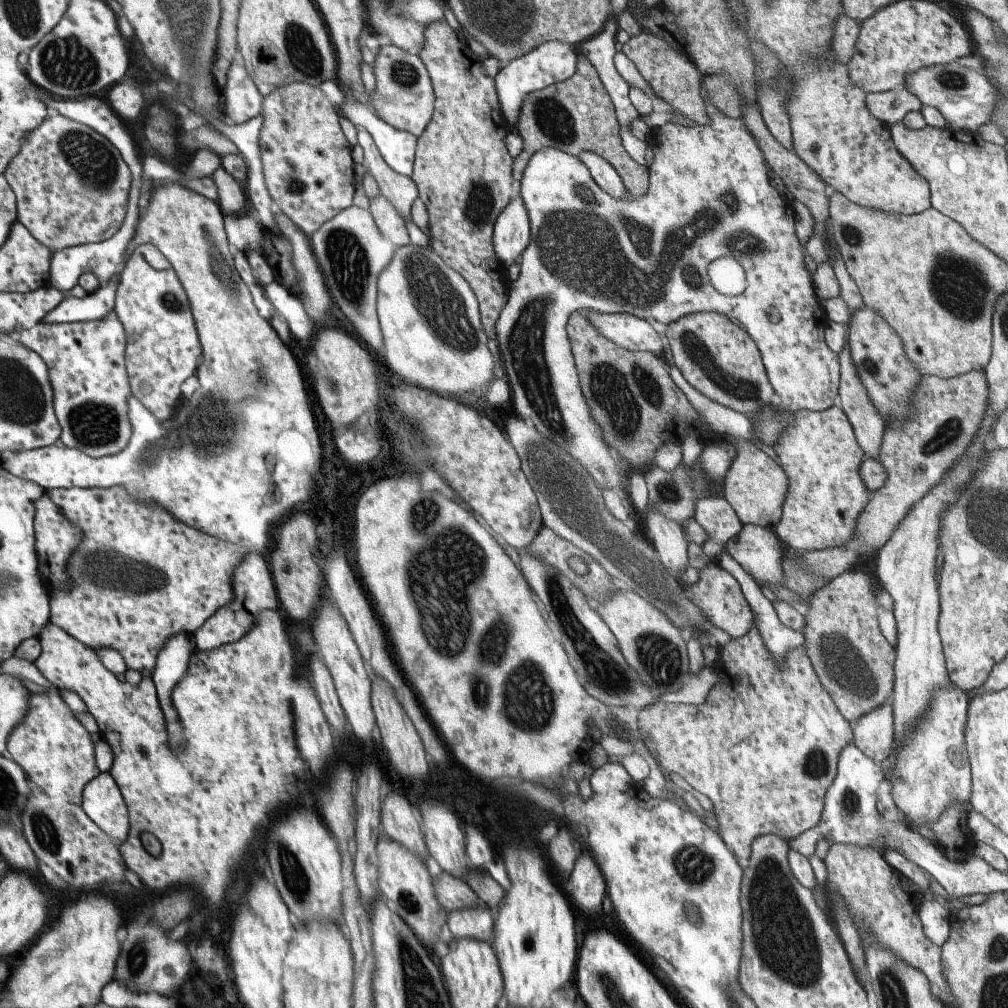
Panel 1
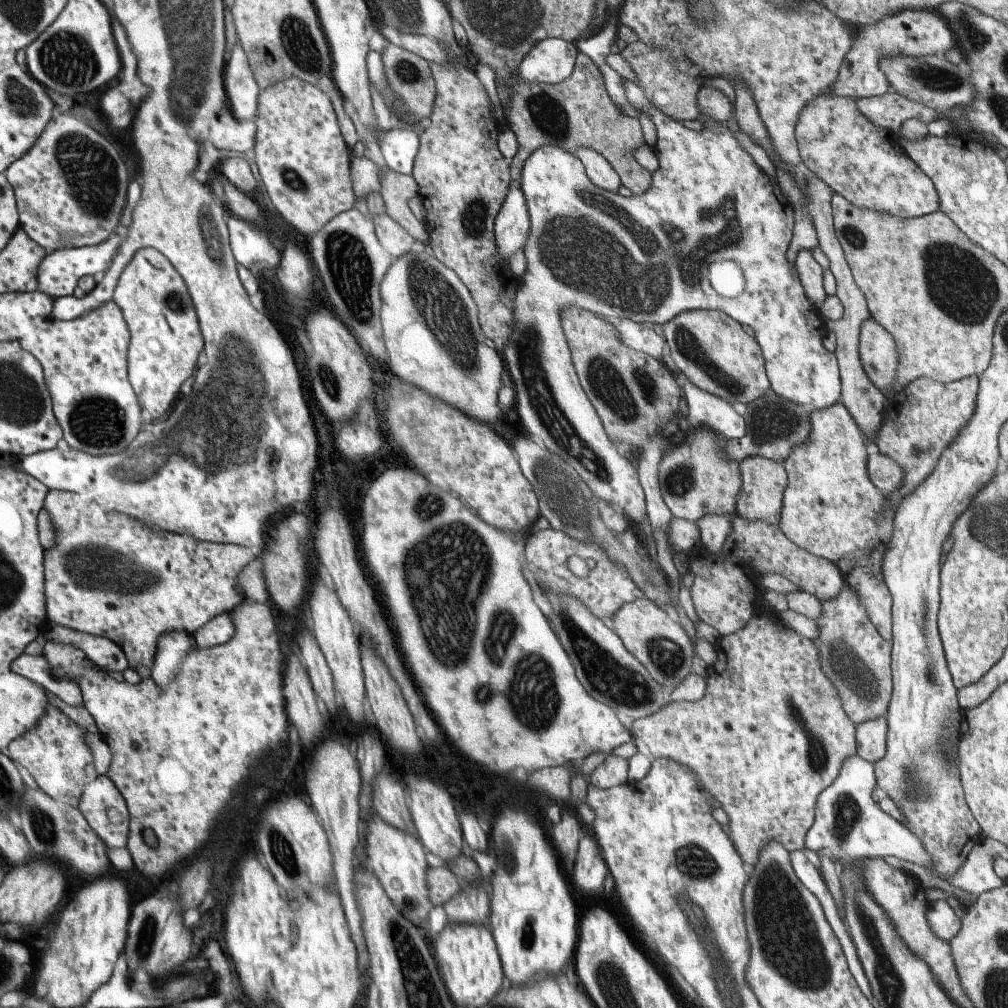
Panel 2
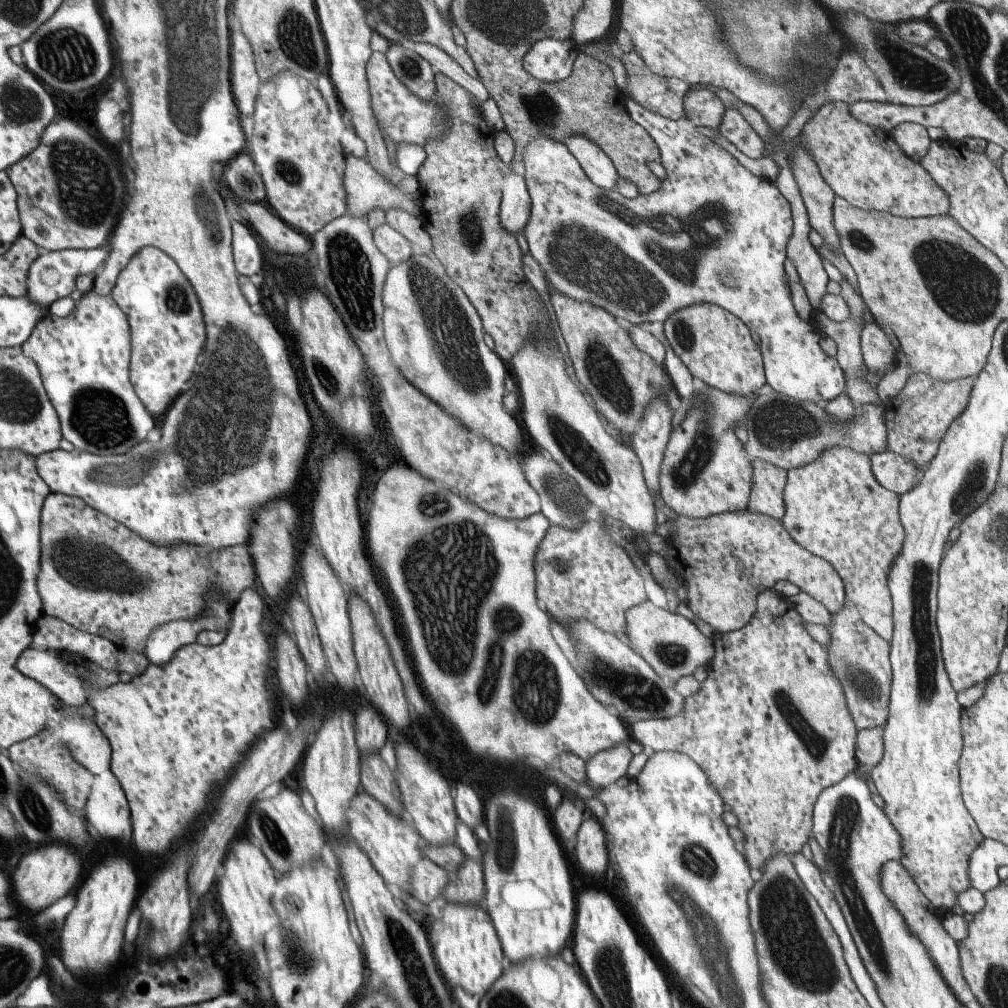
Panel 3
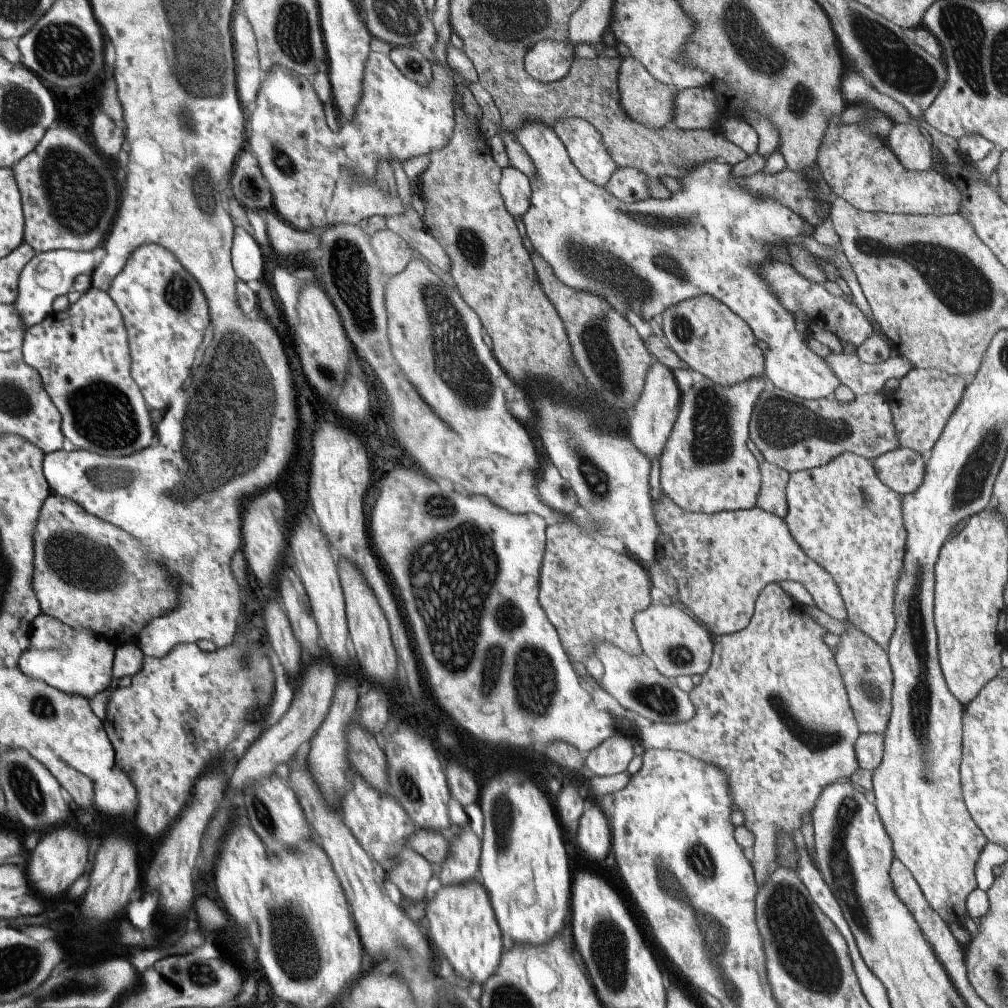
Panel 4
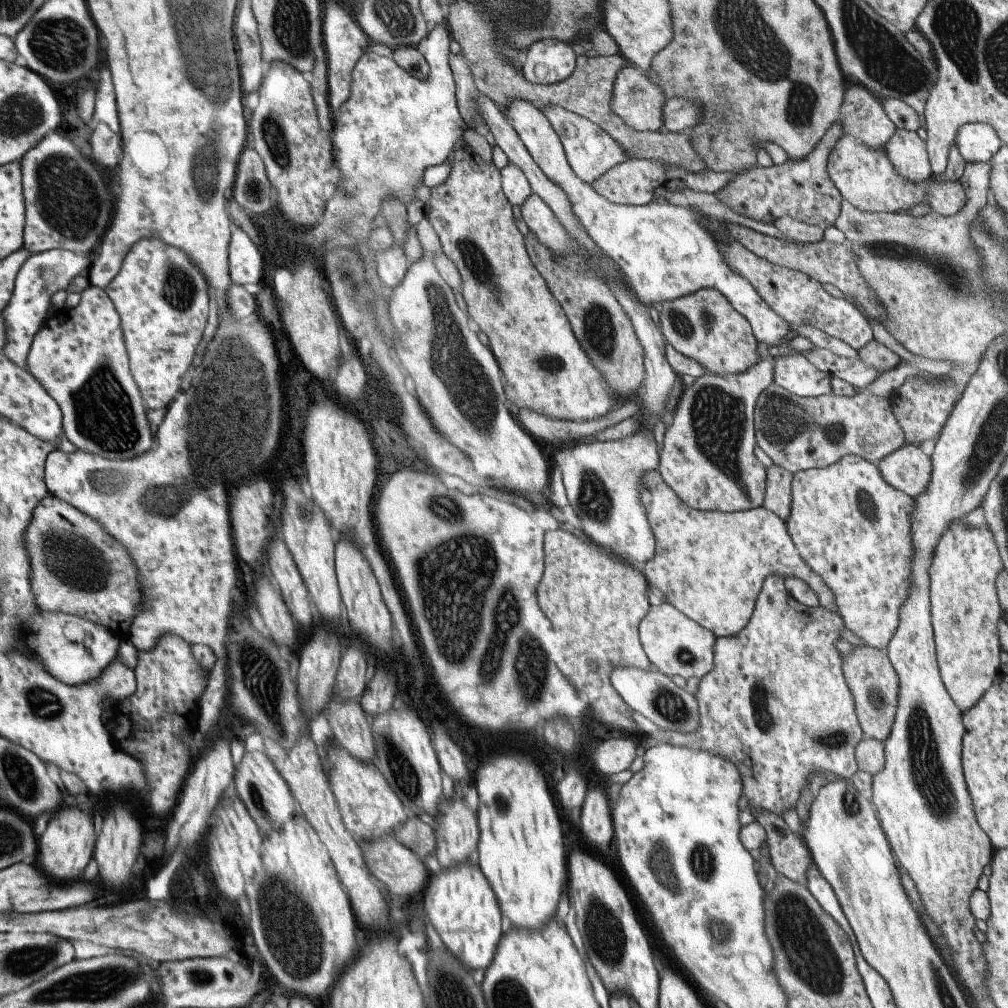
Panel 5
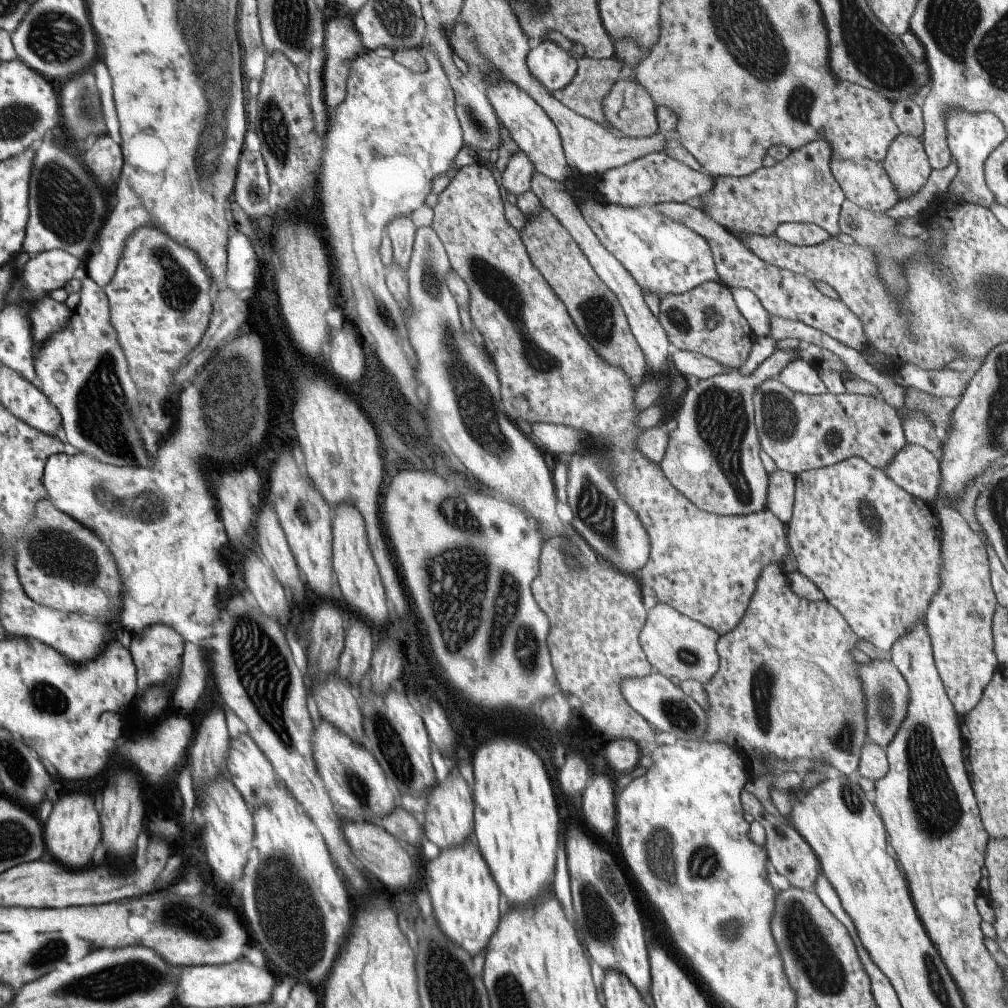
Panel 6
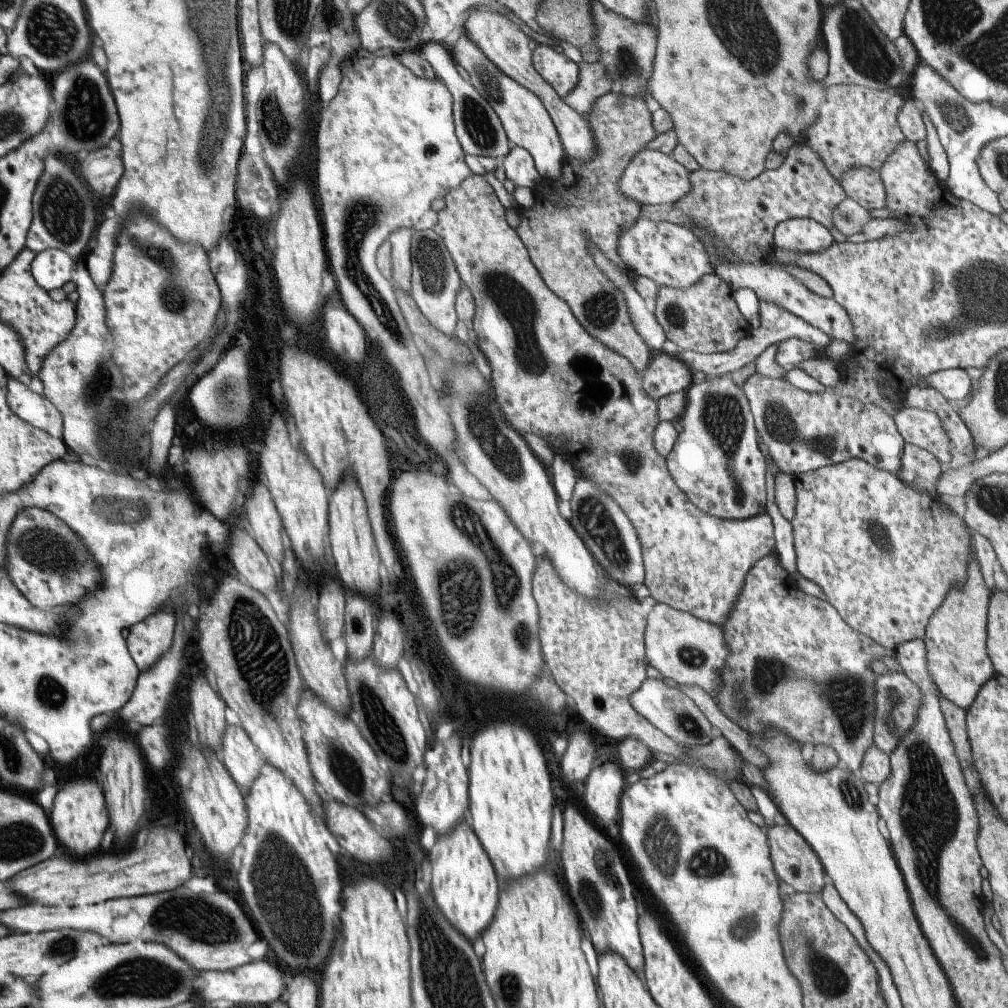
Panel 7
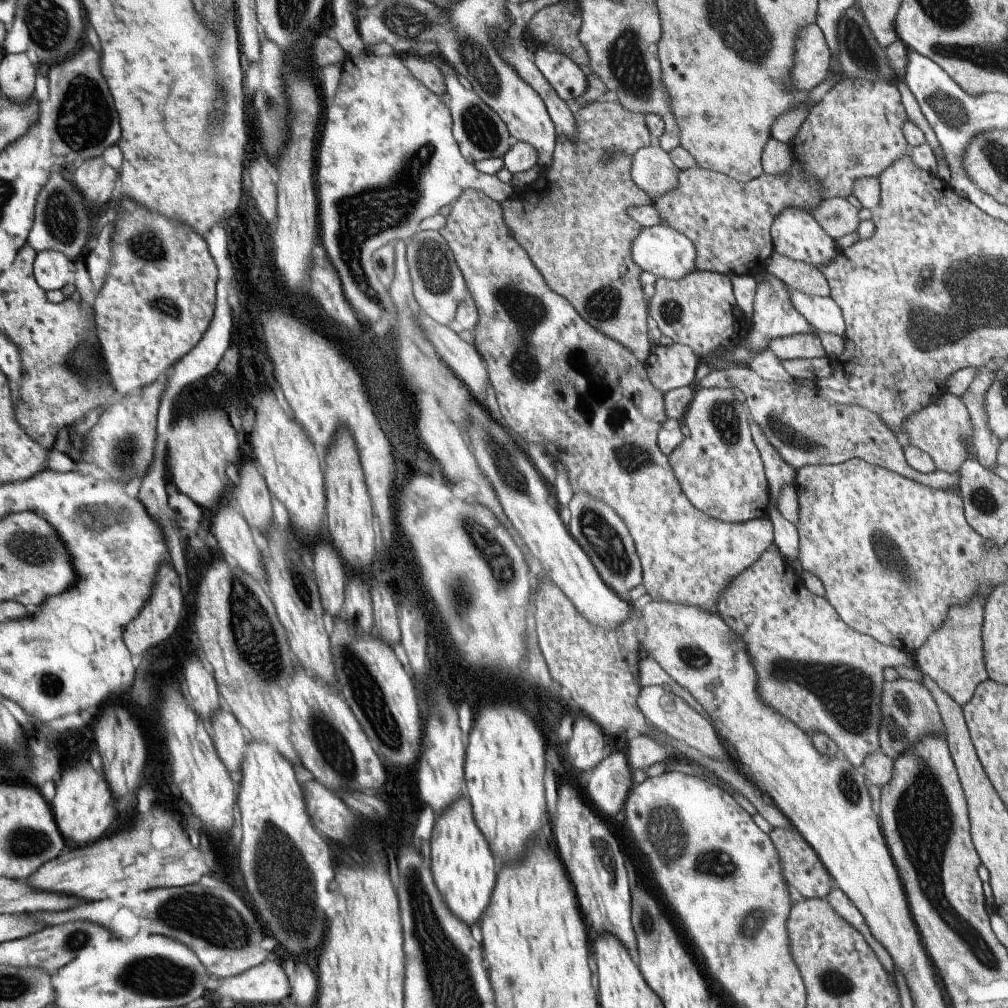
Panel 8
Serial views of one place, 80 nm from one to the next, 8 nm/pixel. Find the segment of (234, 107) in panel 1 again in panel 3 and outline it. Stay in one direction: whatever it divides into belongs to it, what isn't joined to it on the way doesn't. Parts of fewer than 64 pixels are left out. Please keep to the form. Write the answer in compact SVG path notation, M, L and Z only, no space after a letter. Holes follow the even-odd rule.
M231 10L230 23L232 40L231 93L240 114L253 116L263 84L262 75L257 74L254 46L234 10Z

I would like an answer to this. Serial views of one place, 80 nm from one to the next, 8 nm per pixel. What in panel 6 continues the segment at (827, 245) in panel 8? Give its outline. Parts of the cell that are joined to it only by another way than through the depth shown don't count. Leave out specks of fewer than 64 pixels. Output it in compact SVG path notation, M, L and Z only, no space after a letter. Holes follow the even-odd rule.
M781 222L775 228L774 235L783 242L798 247L810 247L831 239L830 234L811 222Z

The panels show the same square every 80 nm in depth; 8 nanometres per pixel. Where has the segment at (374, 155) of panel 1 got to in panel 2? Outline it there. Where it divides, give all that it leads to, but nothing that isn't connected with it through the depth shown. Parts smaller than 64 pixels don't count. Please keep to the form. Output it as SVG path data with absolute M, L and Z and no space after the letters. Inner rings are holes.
M385 167L381 180L381 195L386 204L387 214L413 238L416 247L429 244L428 233L423 224L417 222L409 211L407 202L418 197L419 188L411 175L396 173Z

